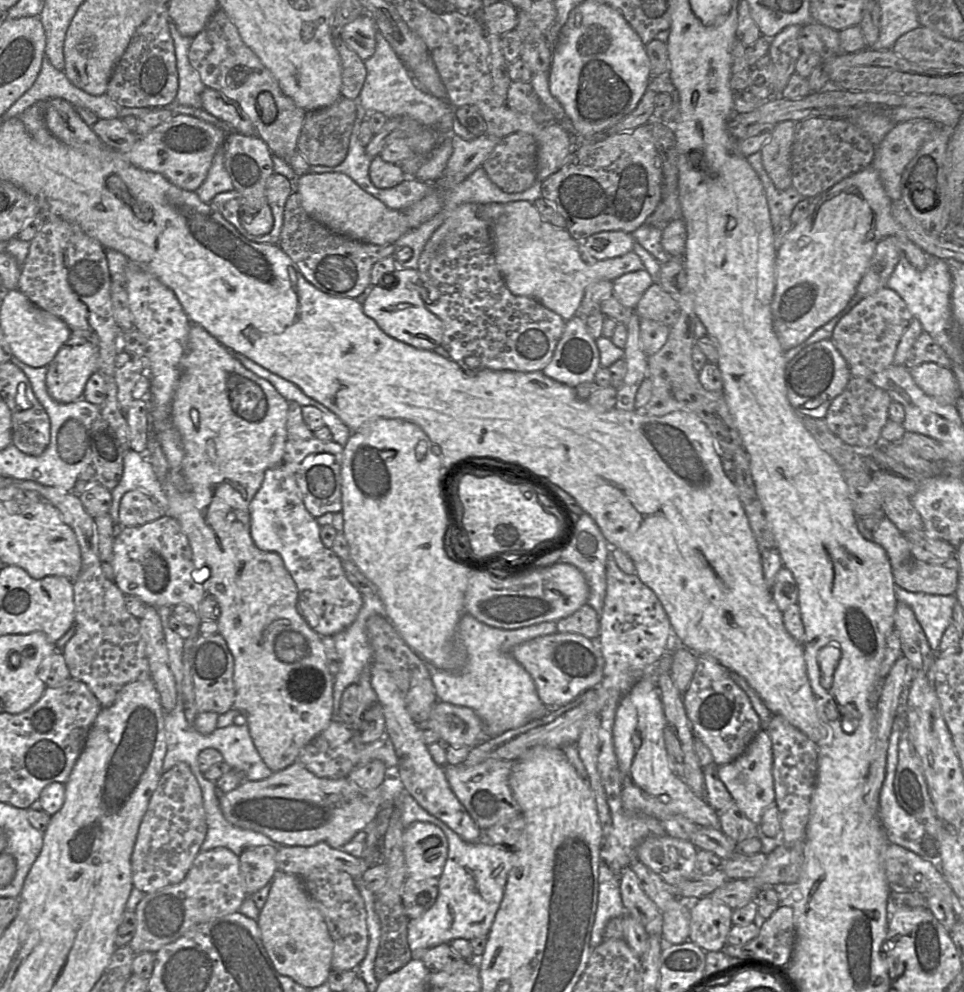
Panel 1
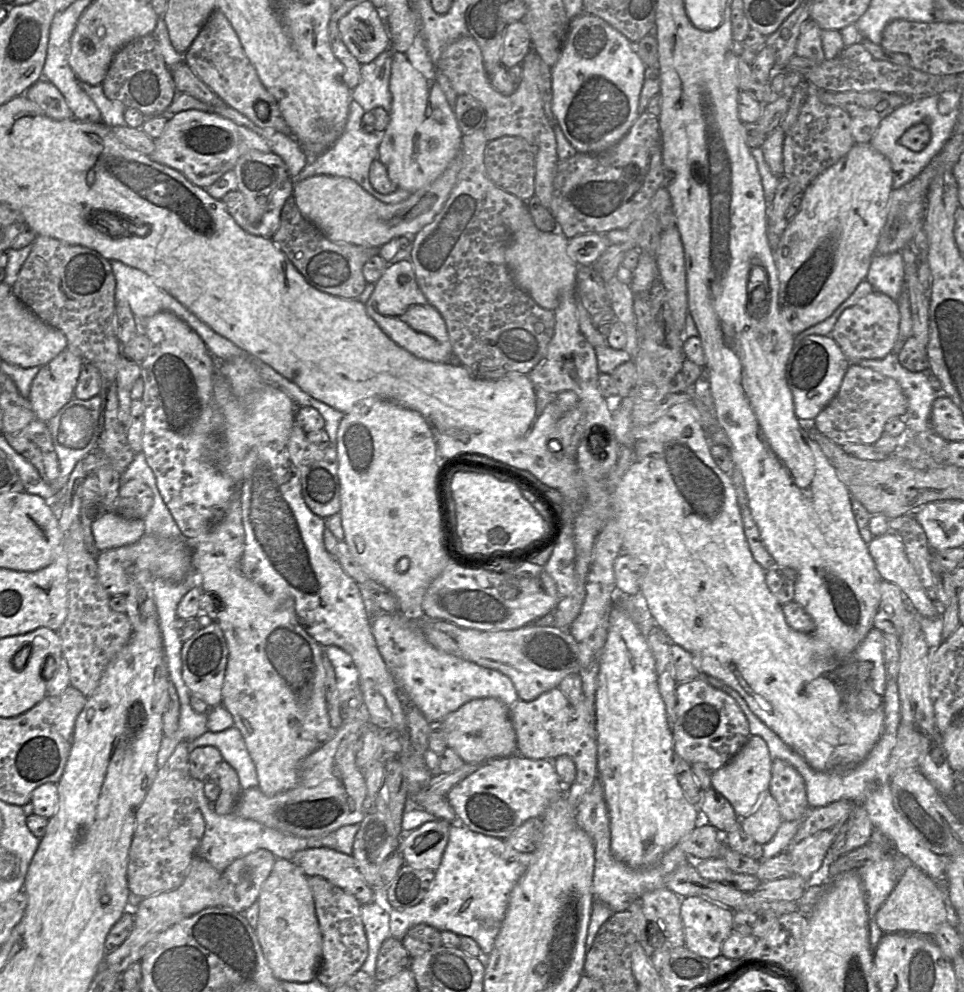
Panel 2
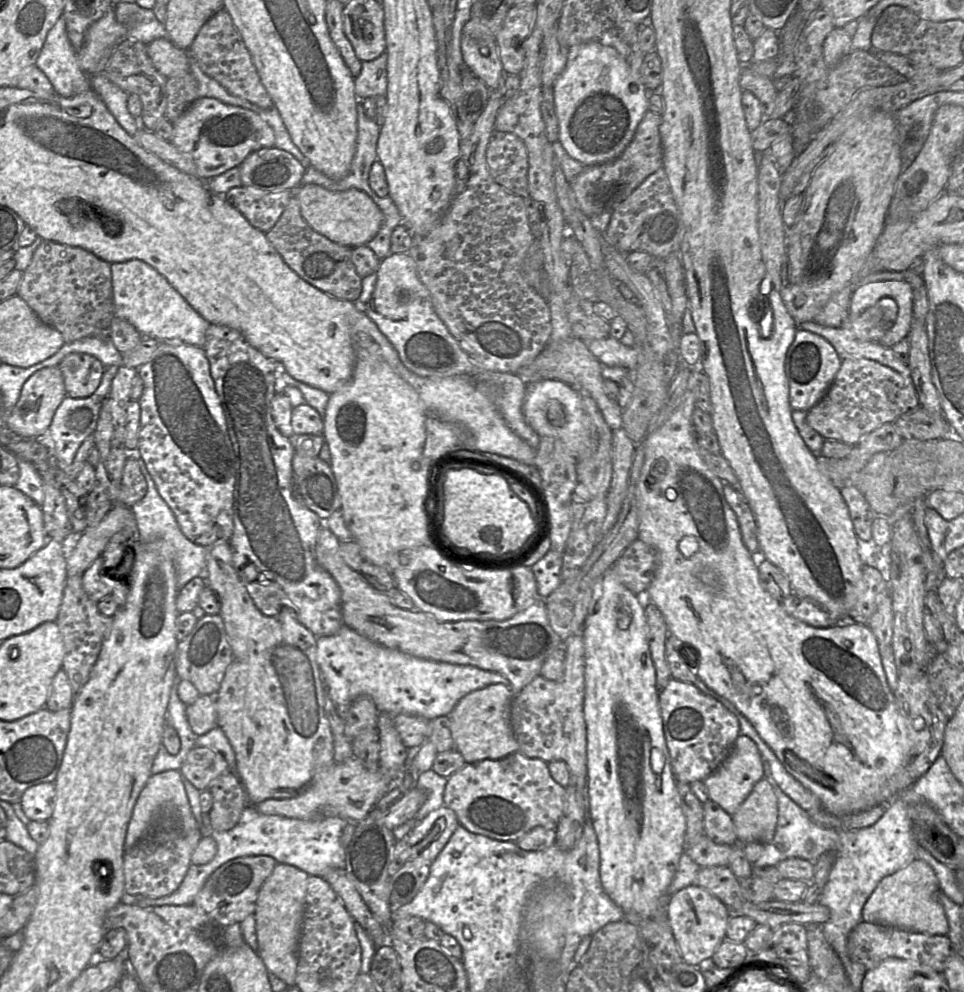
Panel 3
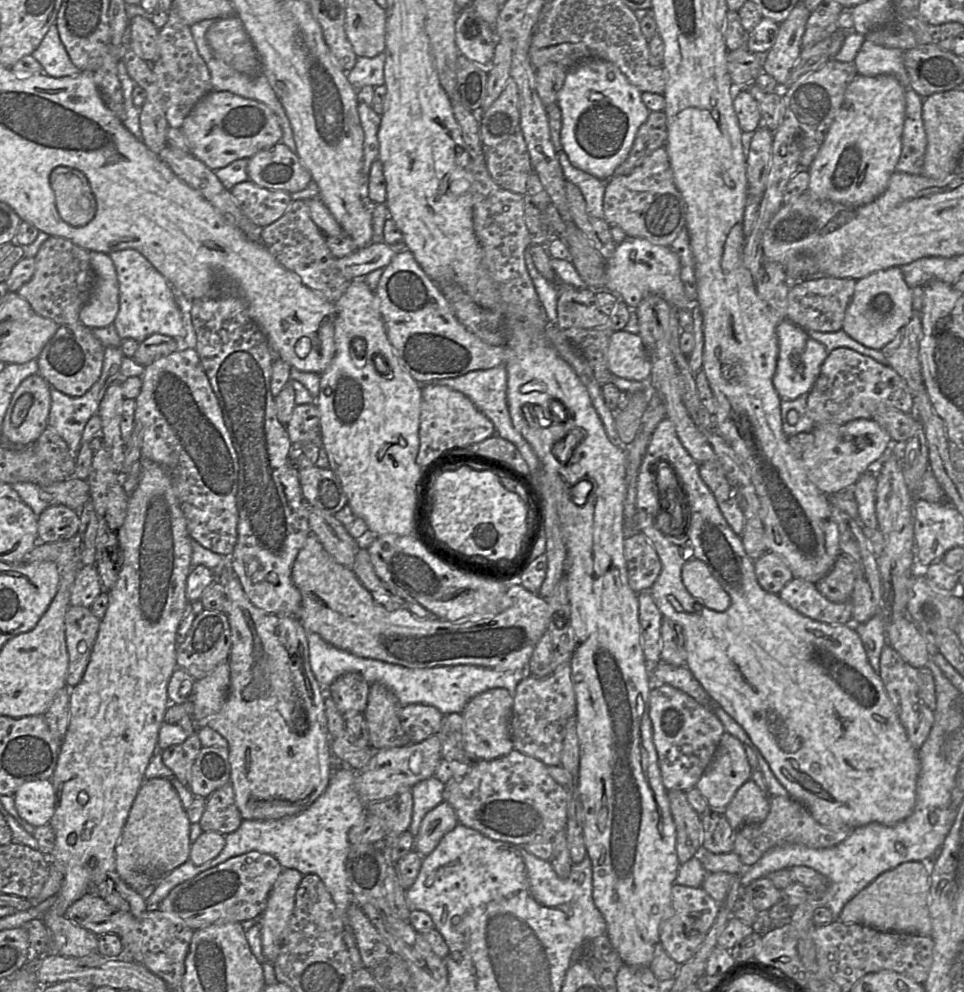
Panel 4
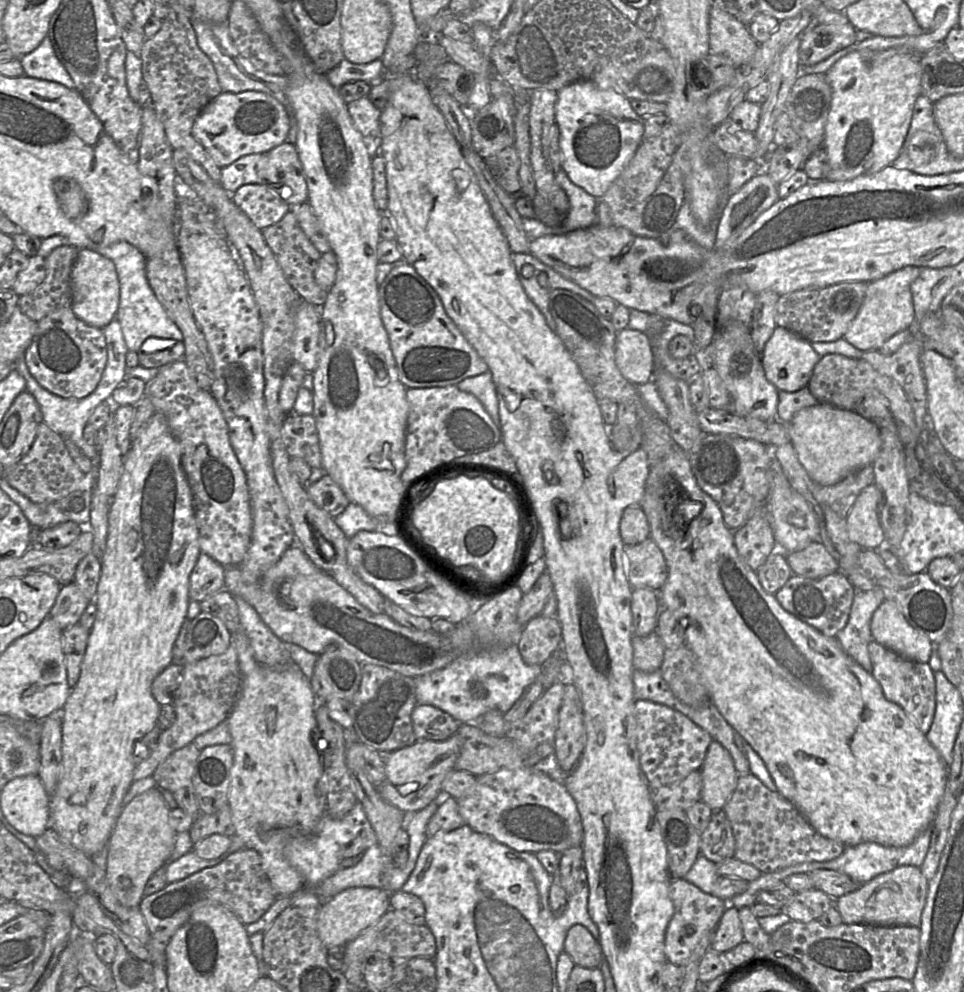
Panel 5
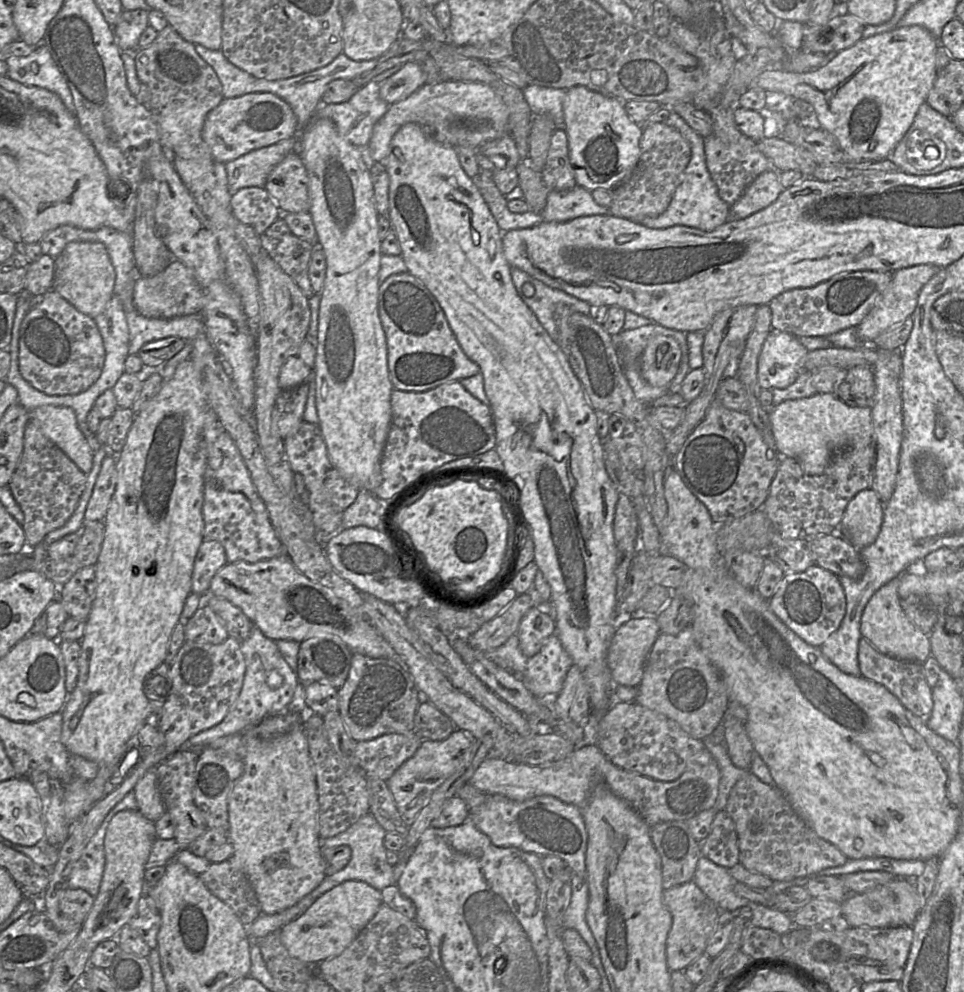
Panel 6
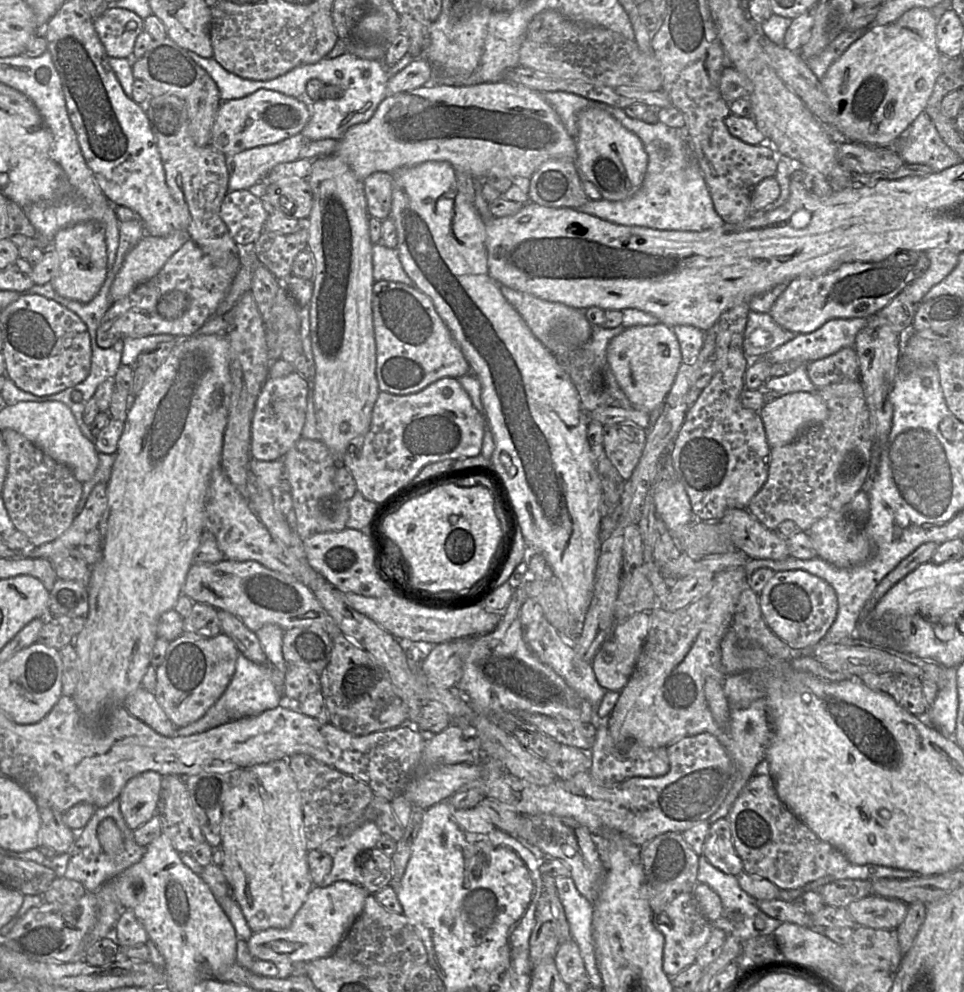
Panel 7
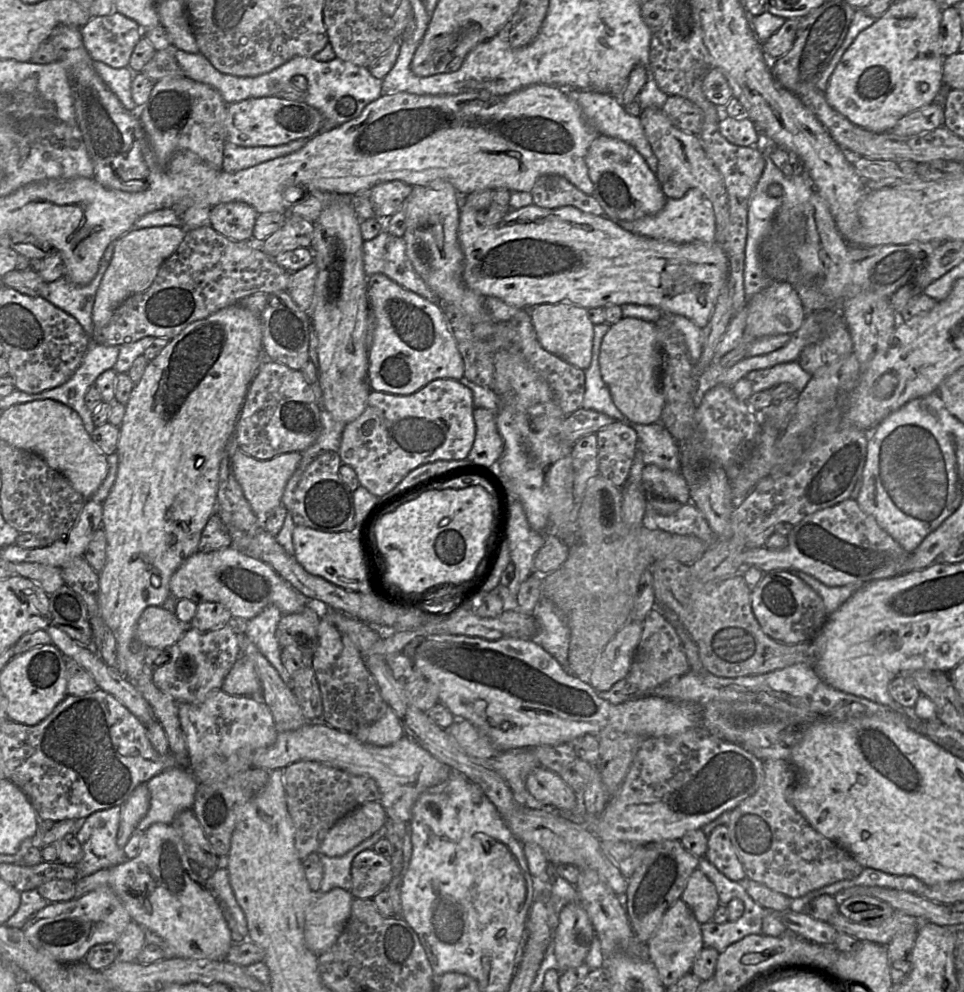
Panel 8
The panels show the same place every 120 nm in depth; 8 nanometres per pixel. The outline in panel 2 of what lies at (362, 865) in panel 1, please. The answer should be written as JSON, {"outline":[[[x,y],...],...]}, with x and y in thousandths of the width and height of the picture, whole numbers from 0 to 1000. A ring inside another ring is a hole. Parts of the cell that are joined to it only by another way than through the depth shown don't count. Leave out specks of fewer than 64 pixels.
{"outline":[[[322,855],[307,859],[301,868],[320,884],[334,884],[366,902],[374,912],[394,907],[379,888],[365,862],[343,855]]]}

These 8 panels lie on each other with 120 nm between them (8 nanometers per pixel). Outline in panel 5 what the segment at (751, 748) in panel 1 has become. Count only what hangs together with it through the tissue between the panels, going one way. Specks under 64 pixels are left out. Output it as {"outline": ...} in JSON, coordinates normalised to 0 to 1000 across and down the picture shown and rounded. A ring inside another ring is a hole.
{"outline":[[[739,746],[726,777],[728,807],[739,818],[750,816],[761,798],[768,782],[755,756],[745,747]]]}

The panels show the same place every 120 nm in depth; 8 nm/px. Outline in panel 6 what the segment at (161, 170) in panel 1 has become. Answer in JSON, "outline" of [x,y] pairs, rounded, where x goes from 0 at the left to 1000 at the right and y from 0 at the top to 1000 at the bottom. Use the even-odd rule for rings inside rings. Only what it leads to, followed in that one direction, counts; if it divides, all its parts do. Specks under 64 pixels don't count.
{"outline":[[[263,93],[230,100],[215,115],[210,130],[210,139],[217,148],[221,160],[233,165],[261,151],[305,138],[308,134],[307,117],[294,100],[278,93]]]}

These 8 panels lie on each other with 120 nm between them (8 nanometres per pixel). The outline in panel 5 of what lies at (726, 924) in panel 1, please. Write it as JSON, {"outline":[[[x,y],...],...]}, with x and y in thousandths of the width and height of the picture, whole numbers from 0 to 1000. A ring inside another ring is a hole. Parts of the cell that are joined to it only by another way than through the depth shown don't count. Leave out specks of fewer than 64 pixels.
{"outline":[[[710,885],[697,886],[694,903],[699,912],[699,921],[691,936],[690,963],[693,970],[710,975],[727,947],[743,935],[755,910],[729,899]]]}

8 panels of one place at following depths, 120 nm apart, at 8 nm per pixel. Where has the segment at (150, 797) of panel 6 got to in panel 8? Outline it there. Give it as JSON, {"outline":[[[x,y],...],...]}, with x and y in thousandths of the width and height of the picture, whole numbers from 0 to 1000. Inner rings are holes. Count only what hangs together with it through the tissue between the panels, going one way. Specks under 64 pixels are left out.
{"outline":[[[151,789],[144,791],[136,802],[127,810],[121,852],[129,856],[135,844],[141,839],[144,829],[155,816],[156,801]]]}

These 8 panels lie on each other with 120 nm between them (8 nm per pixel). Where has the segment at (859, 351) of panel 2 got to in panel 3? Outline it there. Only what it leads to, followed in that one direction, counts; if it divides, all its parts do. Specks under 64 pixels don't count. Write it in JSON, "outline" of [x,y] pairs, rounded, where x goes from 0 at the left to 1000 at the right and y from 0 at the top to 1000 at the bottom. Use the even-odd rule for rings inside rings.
{"outline":[[[915,299],[890,320],[878,321],[871,331],[879,331],[892,344],[911,345],[927,328],[930,317],[929,303]]]}

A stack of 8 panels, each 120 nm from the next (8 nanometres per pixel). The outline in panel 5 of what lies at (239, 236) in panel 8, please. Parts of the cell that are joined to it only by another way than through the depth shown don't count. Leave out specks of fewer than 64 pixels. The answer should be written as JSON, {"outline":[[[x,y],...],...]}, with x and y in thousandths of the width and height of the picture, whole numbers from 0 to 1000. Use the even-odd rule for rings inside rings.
{"outline":[[[271,185],[252,186],[240,195],[240,201],[269,232],[289,224],[302,212]]]}

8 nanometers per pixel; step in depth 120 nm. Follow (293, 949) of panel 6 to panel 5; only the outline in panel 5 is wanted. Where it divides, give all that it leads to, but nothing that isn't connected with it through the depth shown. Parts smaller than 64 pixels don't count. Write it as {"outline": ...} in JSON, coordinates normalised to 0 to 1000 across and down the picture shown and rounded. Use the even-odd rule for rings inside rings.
{"outline":[[[365,894],[336,907],[329,924],[329,939],[336,954],[341,959],[357,956],[406,915],[404,904],[405,900],[390,894]]]}

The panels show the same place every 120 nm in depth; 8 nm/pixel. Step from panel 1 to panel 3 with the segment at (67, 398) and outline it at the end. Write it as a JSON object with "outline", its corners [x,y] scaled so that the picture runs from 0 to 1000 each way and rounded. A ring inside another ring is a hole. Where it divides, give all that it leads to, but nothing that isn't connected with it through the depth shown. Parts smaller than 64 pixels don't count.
{"outline":[[[60,369],[44,371],[24,387],[19,404],[4,420],[4,429],[12,436],[34,443],[46,443],[57,414],[70,398],[65,378]]]}

